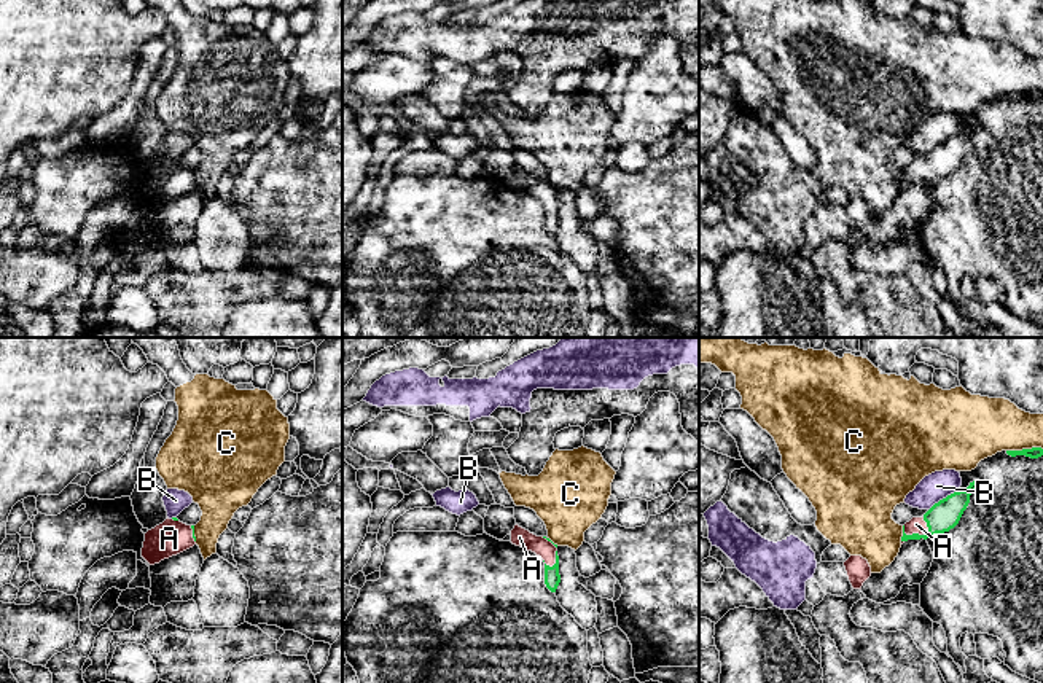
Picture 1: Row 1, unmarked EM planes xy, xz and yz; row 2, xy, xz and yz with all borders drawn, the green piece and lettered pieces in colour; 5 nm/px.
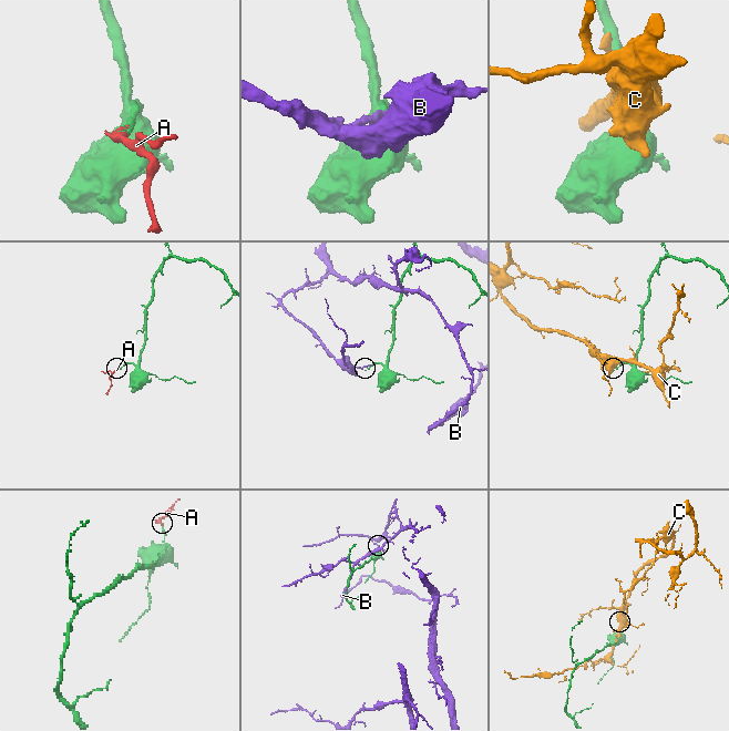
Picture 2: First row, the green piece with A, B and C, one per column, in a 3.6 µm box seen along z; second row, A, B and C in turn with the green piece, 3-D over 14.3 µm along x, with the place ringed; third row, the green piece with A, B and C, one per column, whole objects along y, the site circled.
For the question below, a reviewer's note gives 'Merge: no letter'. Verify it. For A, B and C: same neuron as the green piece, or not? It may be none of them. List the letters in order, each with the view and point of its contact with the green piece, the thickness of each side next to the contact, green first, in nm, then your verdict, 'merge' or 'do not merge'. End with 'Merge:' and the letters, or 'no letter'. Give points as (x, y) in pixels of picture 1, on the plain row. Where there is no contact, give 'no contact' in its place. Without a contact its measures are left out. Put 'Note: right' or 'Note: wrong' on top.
Note: wrong
A: yz (914, 177) | 150/80 nm | merge
B: yz (943, 142) | 150/140 nm | do not merge
C: yz (1024, 93) | 60/300 nm | do not merge
Merge: A

